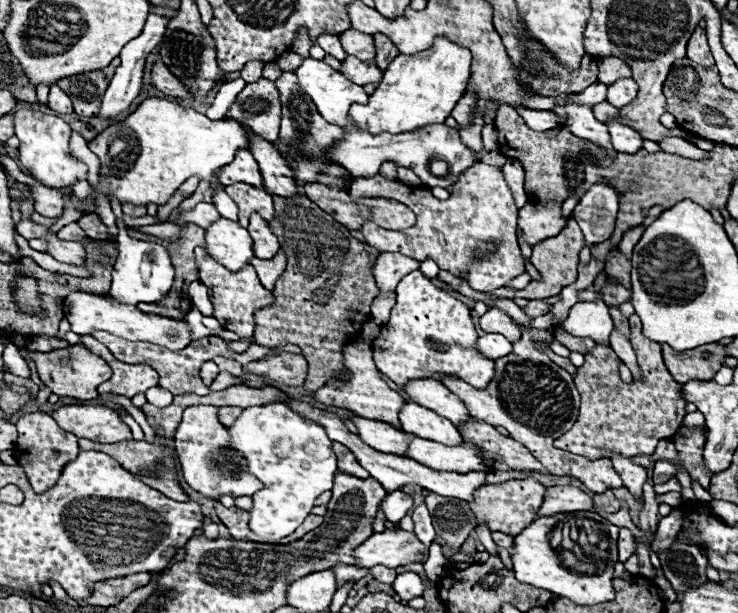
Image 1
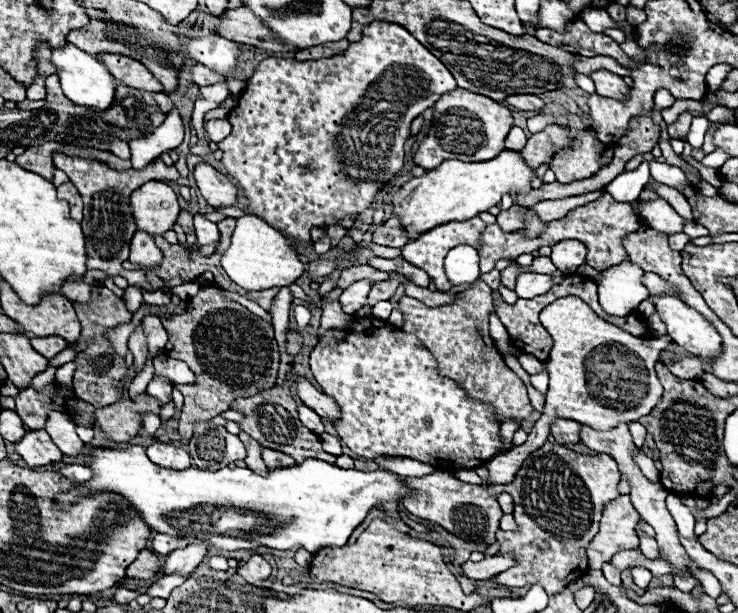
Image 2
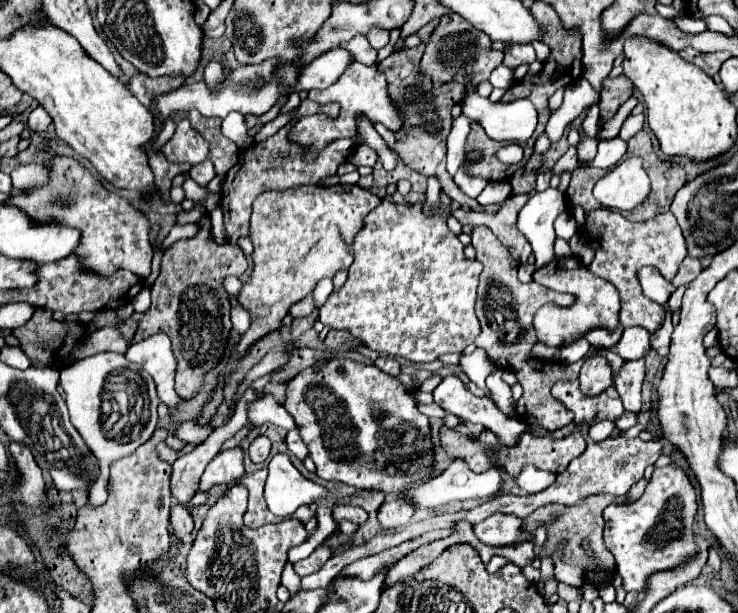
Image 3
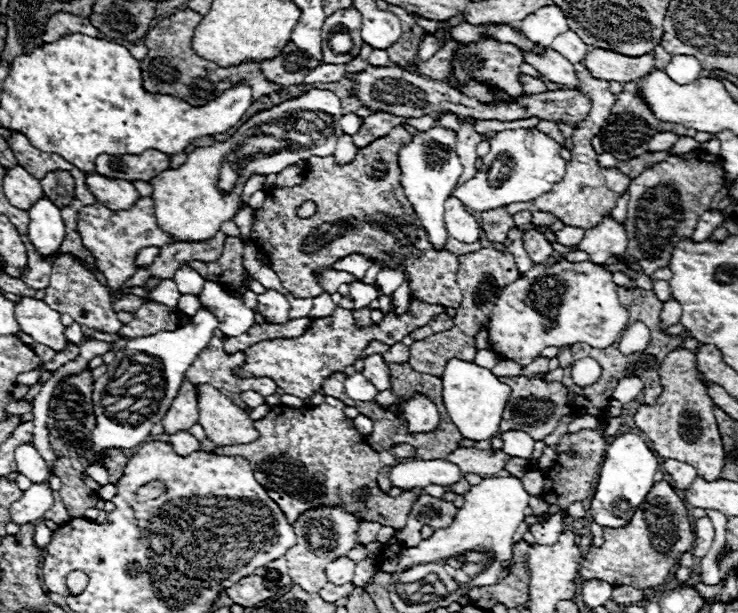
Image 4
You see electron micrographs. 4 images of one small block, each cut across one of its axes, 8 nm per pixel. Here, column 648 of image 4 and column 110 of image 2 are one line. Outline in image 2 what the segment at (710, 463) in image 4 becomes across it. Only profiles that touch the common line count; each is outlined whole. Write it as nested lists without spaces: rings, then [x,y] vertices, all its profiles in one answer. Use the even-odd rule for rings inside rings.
[[[140,394],[104,408],[94,410],[94,426],[98,426],[114,444],[128,444],[140,430],[146,412],[160,416],[162,404],[150,394]]]

